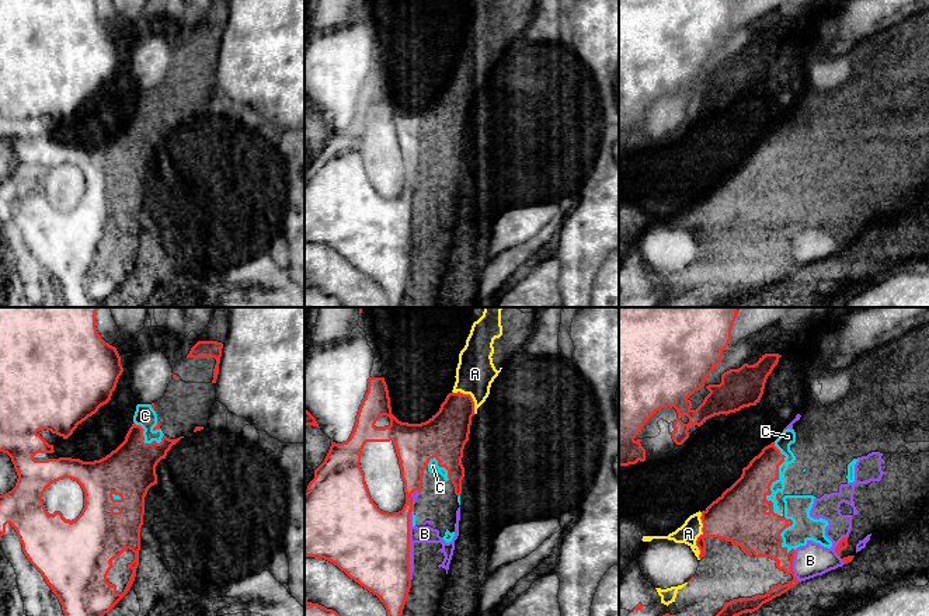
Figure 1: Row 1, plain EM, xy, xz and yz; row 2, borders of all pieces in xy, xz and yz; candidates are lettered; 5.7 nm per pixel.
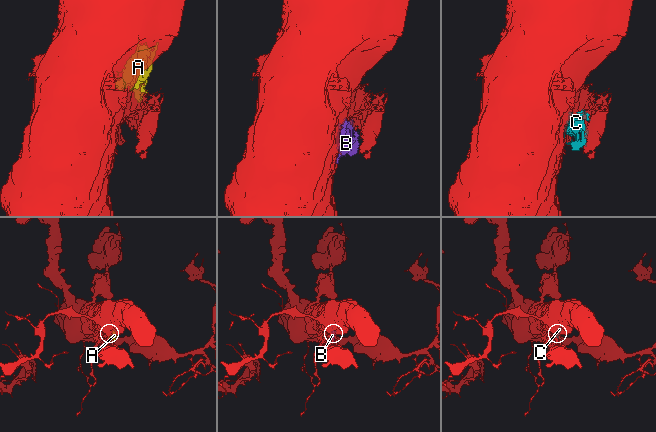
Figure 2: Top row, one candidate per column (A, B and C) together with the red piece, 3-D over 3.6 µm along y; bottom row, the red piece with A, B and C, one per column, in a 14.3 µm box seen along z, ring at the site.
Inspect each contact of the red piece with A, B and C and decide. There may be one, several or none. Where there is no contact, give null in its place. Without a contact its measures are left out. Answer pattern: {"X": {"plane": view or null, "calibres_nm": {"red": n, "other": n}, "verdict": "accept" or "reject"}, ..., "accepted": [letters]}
{"A": {"plane": "yz", "calibres_nm": {"red": 300, "other": 120}, "verdict": "reject"}, "B": {"plane": "xz", "calibres_nm": {"red": 420, "other": 100}, "verdict": "reject"}, "C": {"plane": "yz", "calibres_nm": {"red": 280, "other": 90}, "verdict": "reject"}, "accepted": []}

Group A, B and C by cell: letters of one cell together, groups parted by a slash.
A B C

